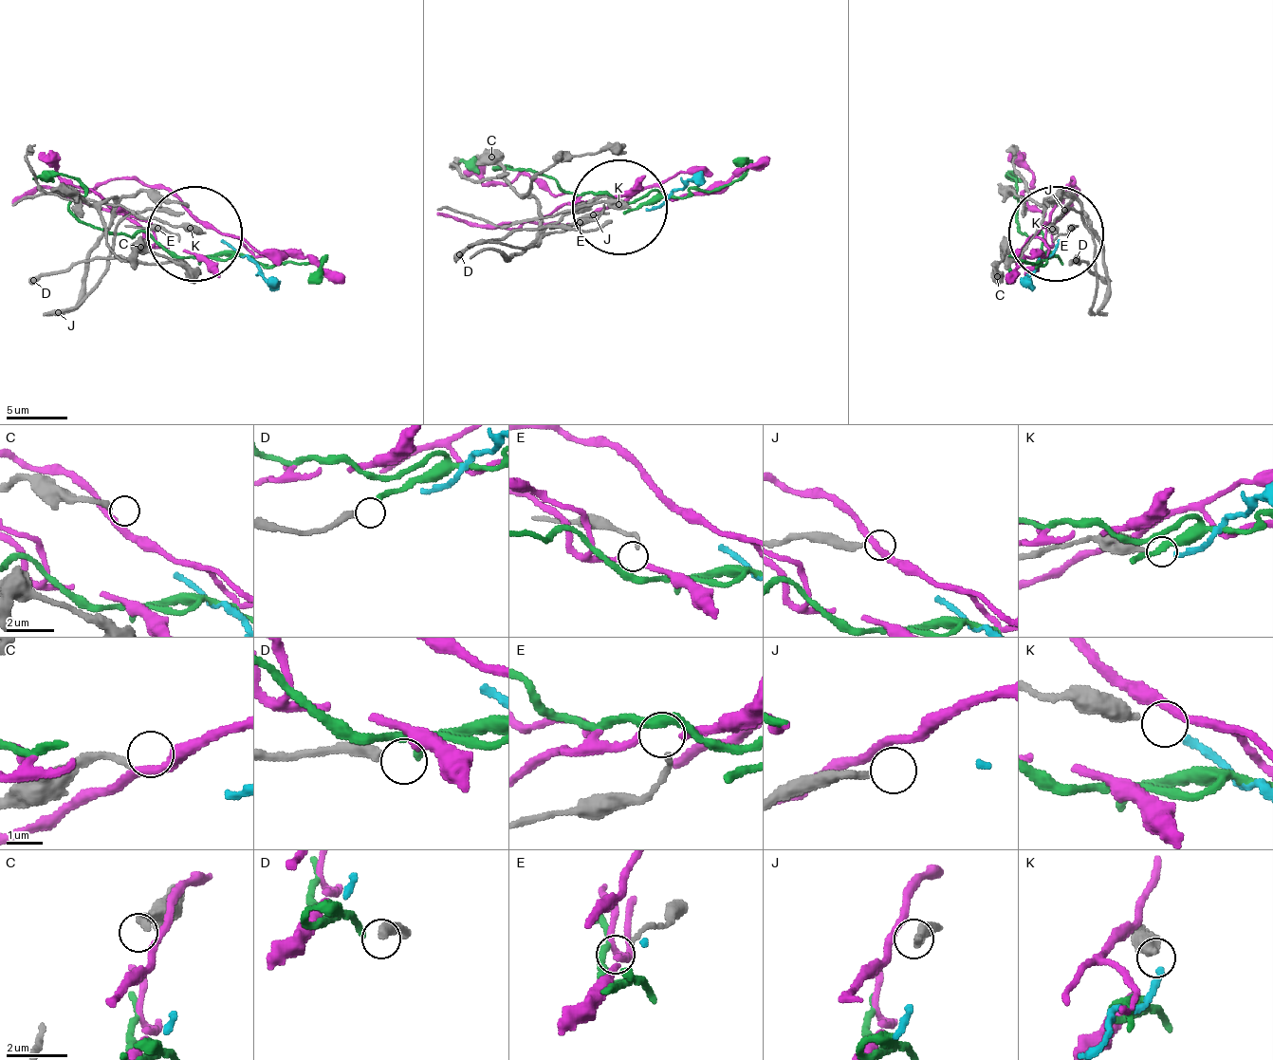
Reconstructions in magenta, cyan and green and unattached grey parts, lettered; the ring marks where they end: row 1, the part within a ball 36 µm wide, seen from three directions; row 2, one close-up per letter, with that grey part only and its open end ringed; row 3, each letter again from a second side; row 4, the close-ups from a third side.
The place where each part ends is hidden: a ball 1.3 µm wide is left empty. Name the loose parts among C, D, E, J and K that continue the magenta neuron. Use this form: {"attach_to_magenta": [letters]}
{"attach_to_magenta": []}

